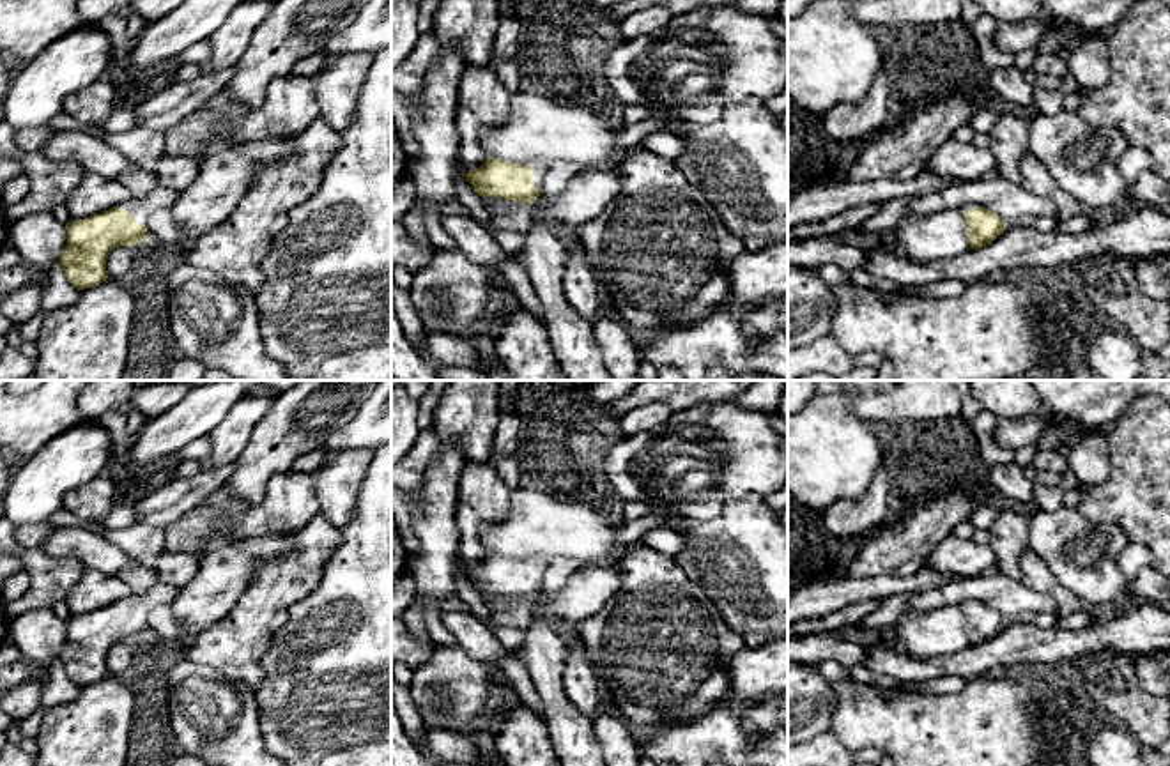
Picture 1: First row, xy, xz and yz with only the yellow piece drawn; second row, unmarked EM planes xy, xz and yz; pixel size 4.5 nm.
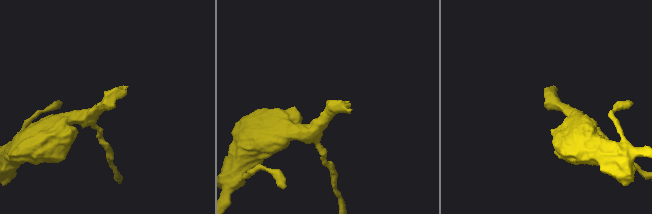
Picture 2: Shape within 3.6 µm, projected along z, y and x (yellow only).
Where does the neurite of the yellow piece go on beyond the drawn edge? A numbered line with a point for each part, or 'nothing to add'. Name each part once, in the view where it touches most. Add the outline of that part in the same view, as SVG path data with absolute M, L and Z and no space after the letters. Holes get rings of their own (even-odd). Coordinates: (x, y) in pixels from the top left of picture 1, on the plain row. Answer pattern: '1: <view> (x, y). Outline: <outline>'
1: xz (538, 566). Outline: M536 561L536 563L527 563L527 566L531 566L535 570L535 584L543 586L543 571L545 571L547 564Z

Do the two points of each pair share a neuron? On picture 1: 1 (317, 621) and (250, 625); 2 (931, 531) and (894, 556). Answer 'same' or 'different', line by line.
1: different
2: same

